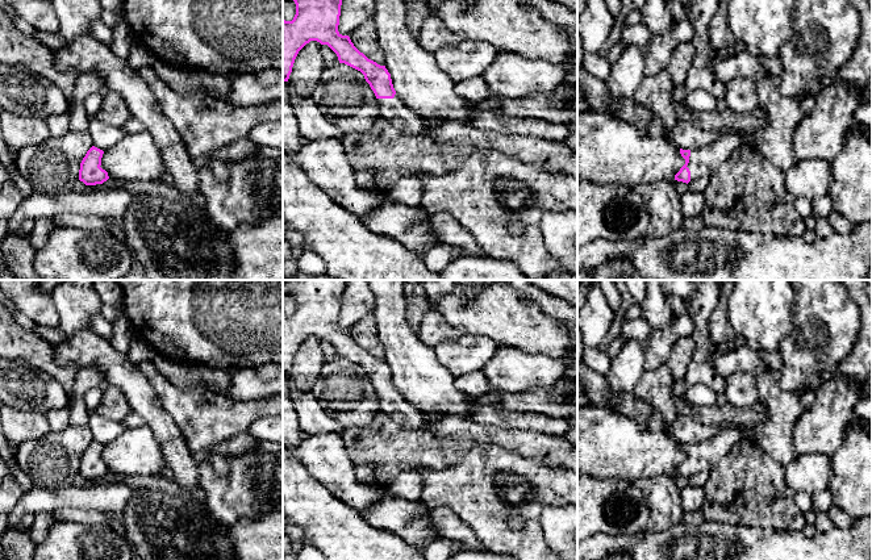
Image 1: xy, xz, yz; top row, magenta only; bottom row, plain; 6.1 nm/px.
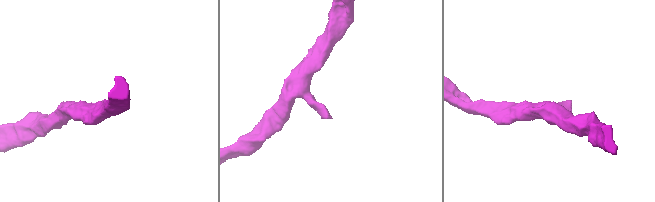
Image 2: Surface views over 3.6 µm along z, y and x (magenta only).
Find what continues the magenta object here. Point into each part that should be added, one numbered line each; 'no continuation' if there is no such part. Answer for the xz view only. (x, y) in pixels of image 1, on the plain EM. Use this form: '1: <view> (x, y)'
1: xz (395, 405)

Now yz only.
1: yz (702, 456)

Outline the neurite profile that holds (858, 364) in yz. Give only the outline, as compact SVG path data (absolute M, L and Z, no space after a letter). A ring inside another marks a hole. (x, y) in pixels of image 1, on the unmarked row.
M865 280L843 281L859 308L861 325L854 348L839 364L838 371L872 390L872 285Z

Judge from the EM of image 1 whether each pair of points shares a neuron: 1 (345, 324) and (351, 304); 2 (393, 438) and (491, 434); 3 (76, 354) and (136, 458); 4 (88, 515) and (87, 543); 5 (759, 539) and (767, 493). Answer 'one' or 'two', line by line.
1: one
2: one
3: two
4: two
5: two

